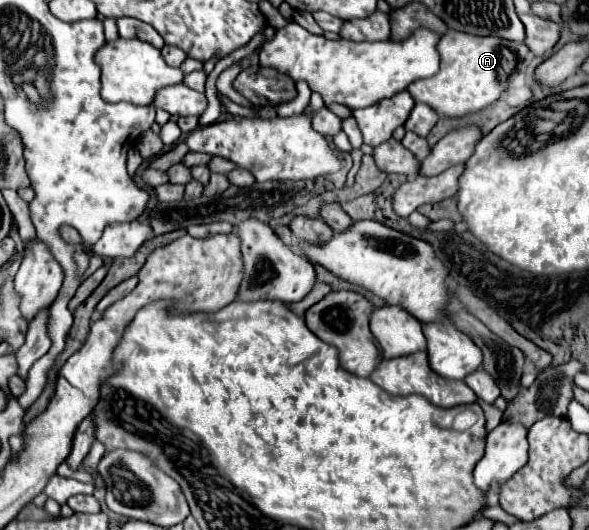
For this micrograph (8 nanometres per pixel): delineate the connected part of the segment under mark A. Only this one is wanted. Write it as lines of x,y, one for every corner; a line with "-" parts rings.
449,30
437,44
441,68
435,76
413,82
407,90
415,102
431,106
437,114
449,118
467,116
495,104
509,88
511,76
517,72
519,62
527,56
527,46
497,36
471,36

